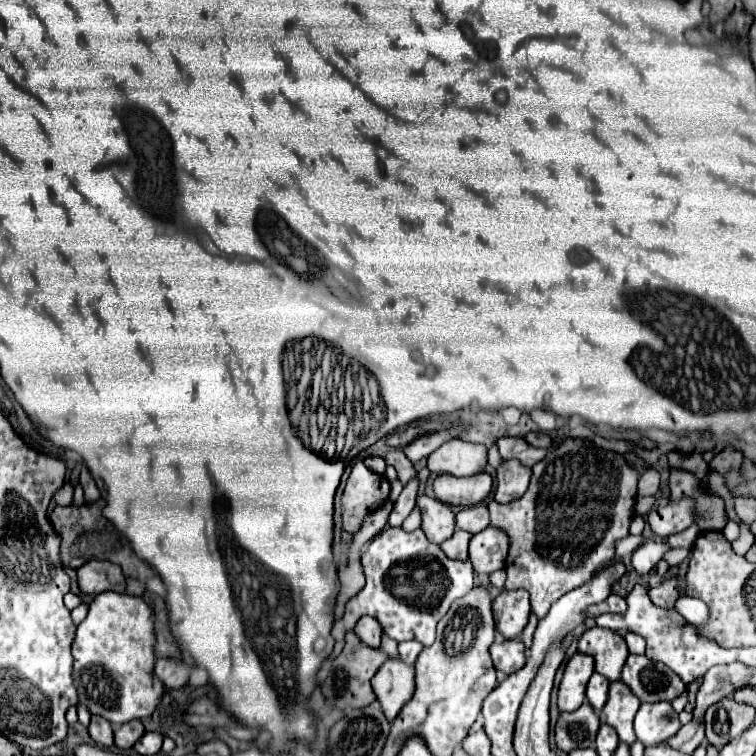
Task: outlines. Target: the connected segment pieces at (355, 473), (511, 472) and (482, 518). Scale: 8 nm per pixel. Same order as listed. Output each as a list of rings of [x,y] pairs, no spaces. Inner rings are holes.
[[[357,461],[351,469],[349,481],[341,497],[343,529],[355,535],[363,527],[365,517],[383,507],[387,499],[389,499],[387,477],[373,473],[363,465],[363,461]]]
[[[503,461],[497,469],[497,489],[495,489],[495,501],[497,503],[509,503],[523,497],[527,491],[531,477],[531,469],[519,465],[519,461]]]
[[[475,505],[469,509],[461,509],[457,513],[457,529],[479,533],[489,525],[489,511],[485,505]]]

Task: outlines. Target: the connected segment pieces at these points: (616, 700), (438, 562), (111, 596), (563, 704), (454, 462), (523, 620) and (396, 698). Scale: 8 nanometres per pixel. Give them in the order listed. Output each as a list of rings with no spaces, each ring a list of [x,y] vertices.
[[[615,681],[609,685],[609,699],[601,711],[601,723],[611,725],[619,739],[627,745],[631,745],[635,741],[635,733],[633,733],[633,717],[639,709],[639,699],[631,693],[631,689],[627,689],[627,685],[623,685],[623,681]]]
[[[385,527],[371,543],[369,547],[363,551],[361,555],[361,565],[363,565],[363,573],[365,573],[365,587],[347,601],[345,613],[339,621],[335,621],[333,625],[333,637],[335,641],[341,641],[345,637],[347,631],[351,631],[355,627],[355,623],[363,617],[375,617],[381,627],[383,633],[391,639],[395,639],[397,643],[401,641],[419,641],[423,645],[433,645],[435,641],[435,625],[445,617],[445,613],[449,611],[451,603],[463,595],[467,595],[473,589],[473,567],[469,561],[455,561],[449,559],[439,545],[433,545],[427,541],[425,533],[421,529],[413,531],[413,533],[405,533],[401,527]]]
[[[115,591],[99,593],[73,641],[73,681],[79,703],[113,725],[149,717],[163,695],[163,683],[153,675],[153,645],[153,613],[141,597]]]
[[[575,653],[567,665],[559,685],[559,711],[575,711],[585,701],[585,685],[593,675],[595,665],[591,655]]]
[[[449,439],[445,441],[437,451],[433,451],[427,457],[427,467],[431,473],[435,475],[455,475],[455,477],[469,477],[469,475],[477,475],[485,469],[487,465],[487,449],[483,445],[473,445],[473,443],[465,443],[461,439]]]
[[[505,589],[493,601],[495,625],[505,639],[513,639],[525,629],[529,613],[531,613],[529,597],[527,597],[527,591],[523,589],[517,589],[517,591]]]
[[[389,659],[371,681],[377,701],[389,721],[393,721],[403,705],[413,697],[413,667],[399,659]]]

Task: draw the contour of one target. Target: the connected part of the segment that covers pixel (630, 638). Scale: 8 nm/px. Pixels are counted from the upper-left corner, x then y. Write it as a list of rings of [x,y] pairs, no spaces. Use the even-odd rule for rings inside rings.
[[[627,633],[625,641],[627,641],[627,647],[629,647],[629,653],[639,653],[639,655],[645,653],[645,641],[637,633]]]

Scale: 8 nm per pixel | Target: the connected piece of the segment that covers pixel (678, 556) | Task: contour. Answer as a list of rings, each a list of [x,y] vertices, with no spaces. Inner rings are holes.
[[[671,549],[665,553],[663,561],[667,561],[669,567],[673,567],[673,565],[679,565],[687,557],[687,553],[689,553],[689,549]]]

